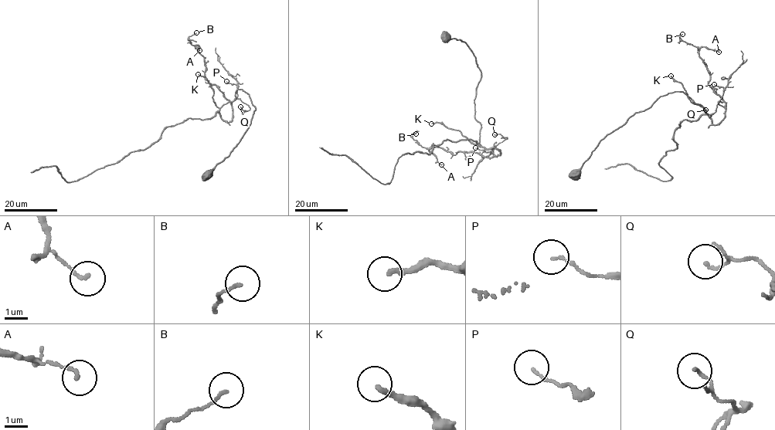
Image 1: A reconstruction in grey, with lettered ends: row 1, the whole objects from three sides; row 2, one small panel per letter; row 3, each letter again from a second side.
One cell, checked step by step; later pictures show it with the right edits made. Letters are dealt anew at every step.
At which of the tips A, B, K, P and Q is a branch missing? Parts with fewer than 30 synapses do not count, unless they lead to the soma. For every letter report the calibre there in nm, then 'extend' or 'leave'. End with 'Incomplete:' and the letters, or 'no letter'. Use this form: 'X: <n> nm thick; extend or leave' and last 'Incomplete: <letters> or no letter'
A: 130 nm thick; leave
B: 110 nm thick; leave
K: 220 nm thick; extend
P: 100 nm thick; leave
Q: 110 nm thick; leave
Incomplete: K

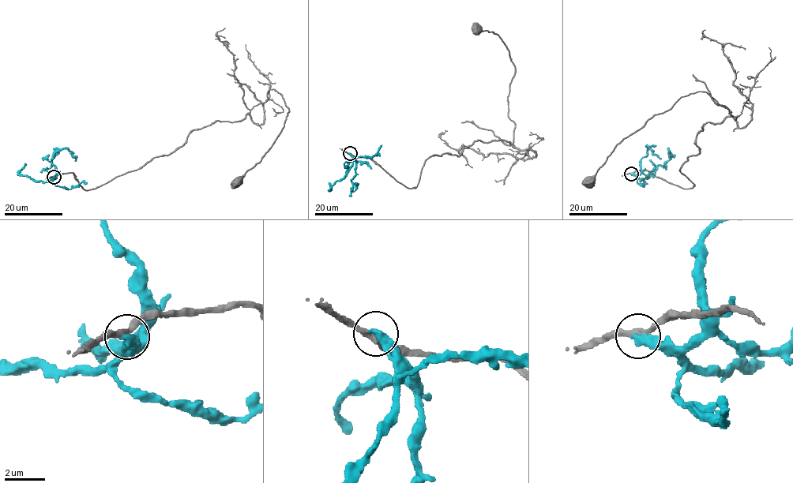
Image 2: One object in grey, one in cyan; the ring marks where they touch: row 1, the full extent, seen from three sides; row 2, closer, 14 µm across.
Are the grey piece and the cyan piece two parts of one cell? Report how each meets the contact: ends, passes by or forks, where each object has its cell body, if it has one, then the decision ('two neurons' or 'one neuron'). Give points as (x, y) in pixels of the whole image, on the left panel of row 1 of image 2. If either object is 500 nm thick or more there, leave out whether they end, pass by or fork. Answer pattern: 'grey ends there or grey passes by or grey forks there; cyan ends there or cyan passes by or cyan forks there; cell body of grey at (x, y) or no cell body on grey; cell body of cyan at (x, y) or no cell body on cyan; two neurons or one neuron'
grey passes by; cyan ends there; cell body of grey at (237, 181); no cell body on cyan; two neurons

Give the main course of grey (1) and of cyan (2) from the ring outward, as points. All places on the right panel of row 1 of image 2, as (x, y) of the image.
1: (631, 174), (693, 188), (681, 168), (704, 125), (728, 110), (706, 92), (682, 96), (591, 181)
2: (631, 174), (640, 173), (640, 162), (648, 150), (647, 146), (661, 159)

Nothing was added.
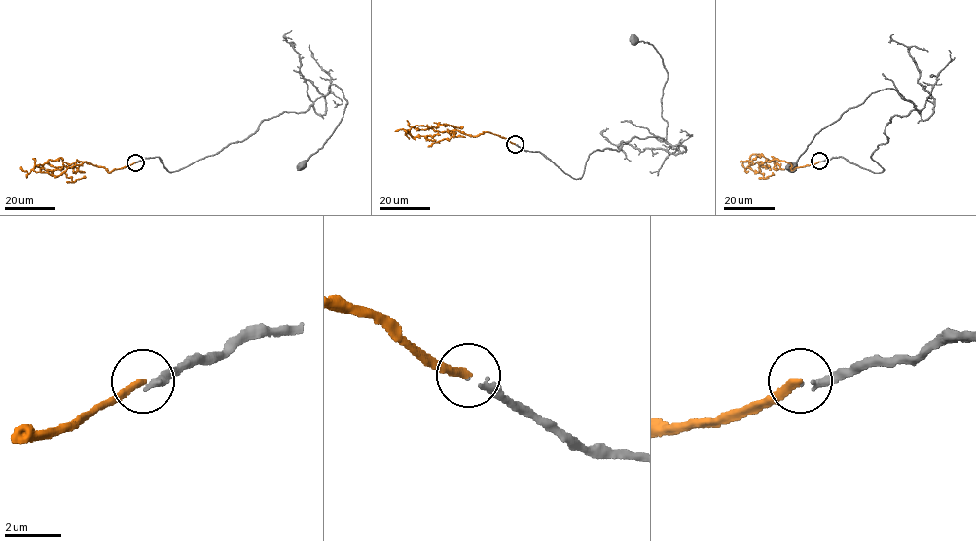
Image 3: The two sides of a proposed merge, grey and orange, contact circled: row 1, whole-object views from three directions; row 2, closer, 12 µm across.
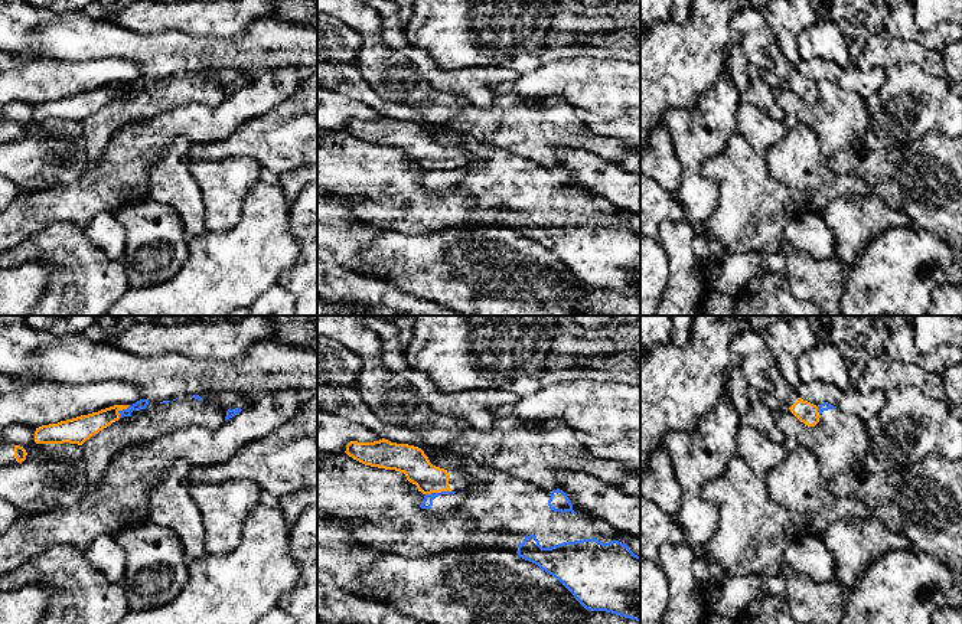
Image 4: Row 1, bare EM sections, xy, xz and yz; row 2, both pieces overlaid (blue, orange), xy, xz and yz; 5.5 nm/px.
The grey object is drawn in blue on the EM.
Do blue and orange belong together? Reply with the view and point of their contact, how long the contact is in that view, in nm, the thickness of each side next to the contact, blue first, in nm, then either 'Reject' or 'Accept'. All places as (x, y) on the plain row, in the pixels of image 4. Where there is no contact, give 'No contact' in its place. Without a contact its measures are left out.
Touches blue at xz (437, 170). Shared border 150 nm. Thickness 60 nm (blue) against 160 nm. Reject

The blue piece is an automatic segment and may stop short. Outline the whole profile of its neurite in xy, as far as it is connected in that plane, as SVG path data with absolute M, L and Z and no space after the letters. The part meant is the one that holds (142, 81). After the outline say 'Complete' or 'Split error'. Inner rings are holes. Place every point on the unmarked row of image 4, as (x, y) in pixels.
M199 72L163 79L140 76L127 86L118 88L118 98L81 122L82 151L88 163L98 163L111 138L123 127L154 118L182 105L219 105L245 84L241 78L226 84L216 78L203 78Z. Split error

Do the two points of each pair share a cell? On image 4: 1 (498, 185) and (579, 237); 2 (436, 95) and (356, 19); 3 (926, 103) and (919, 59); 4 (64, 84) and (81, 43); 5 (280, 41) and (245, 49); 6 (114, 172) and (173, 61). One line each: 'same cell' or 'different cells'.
1: same cell
2: same cell
3: different cells
4: different cells
5: same cell
6: different cells

